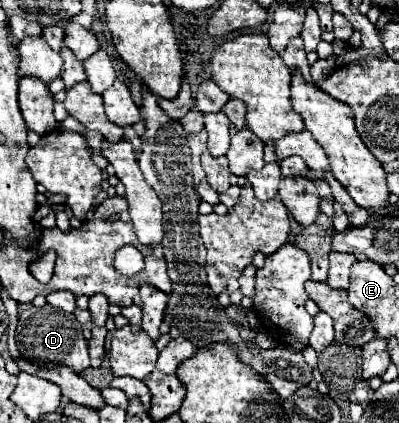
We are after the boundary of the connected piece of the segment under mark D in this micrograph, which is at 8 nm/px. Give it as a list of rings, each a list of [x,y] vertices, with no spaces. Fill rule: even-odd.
[[[53,305],[45,307],[29,307],[19,315],[17,323],[17,349],[25,361],[31,365],[53,369],[53,367],[69,367],[75,373],[81,373],[89,367],[89,351],[87,341],[81,331],[81,323],[73,313],[65,313],[61,309],[53,309]]]

